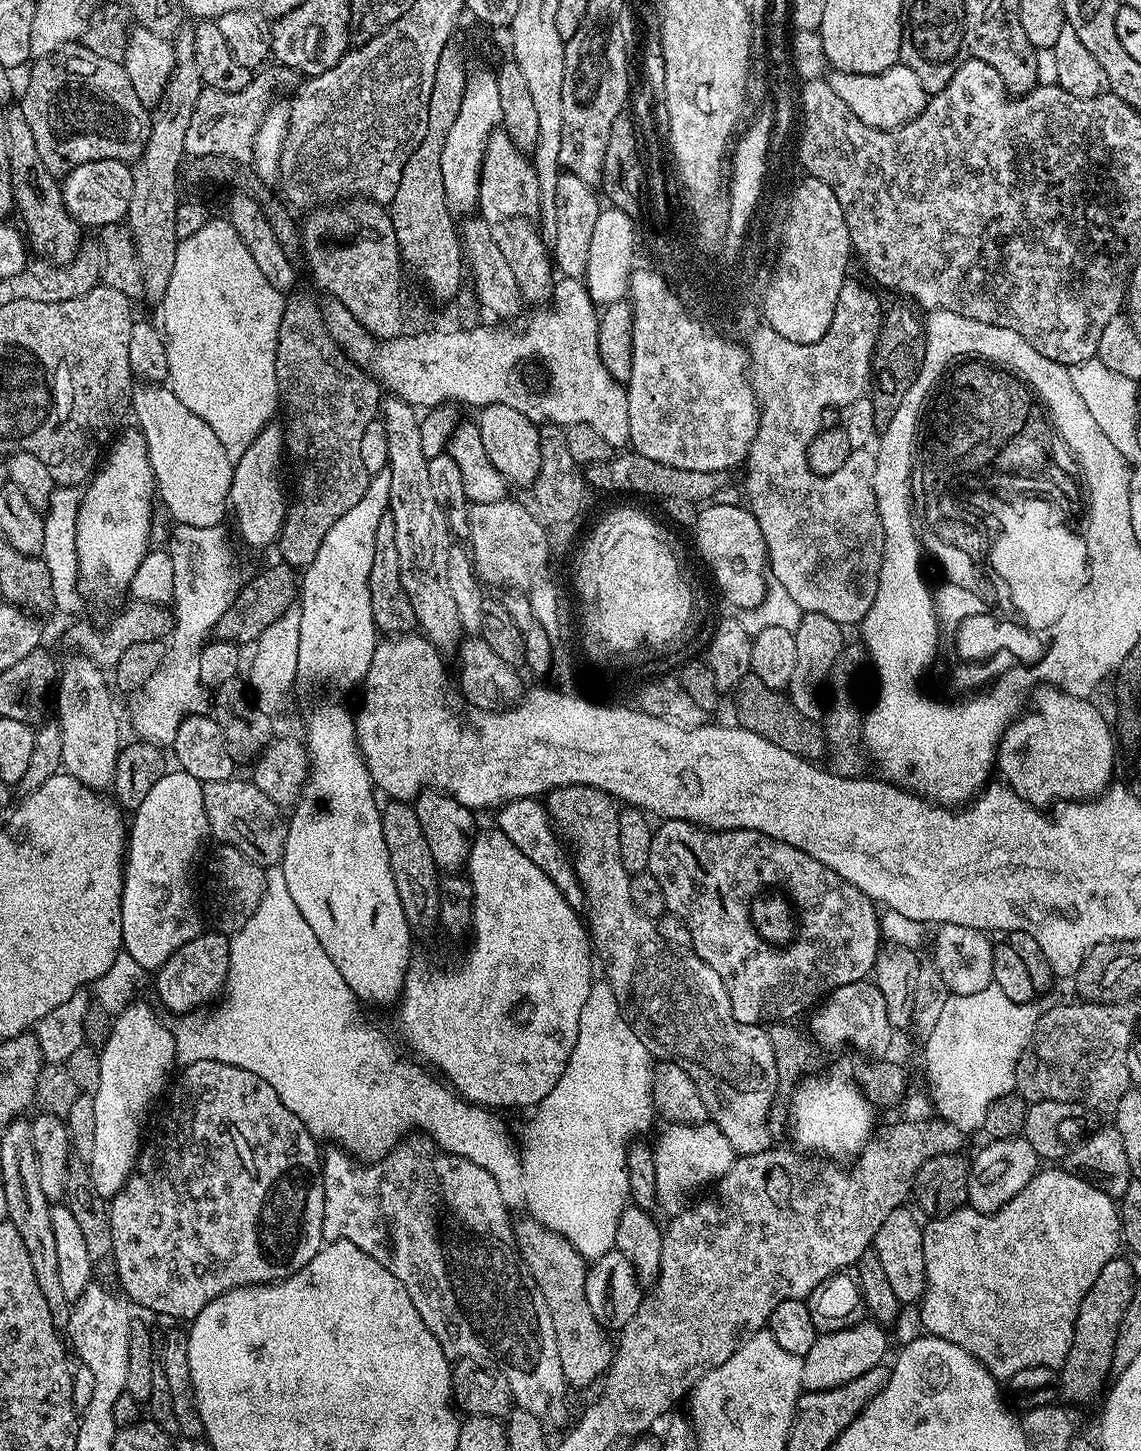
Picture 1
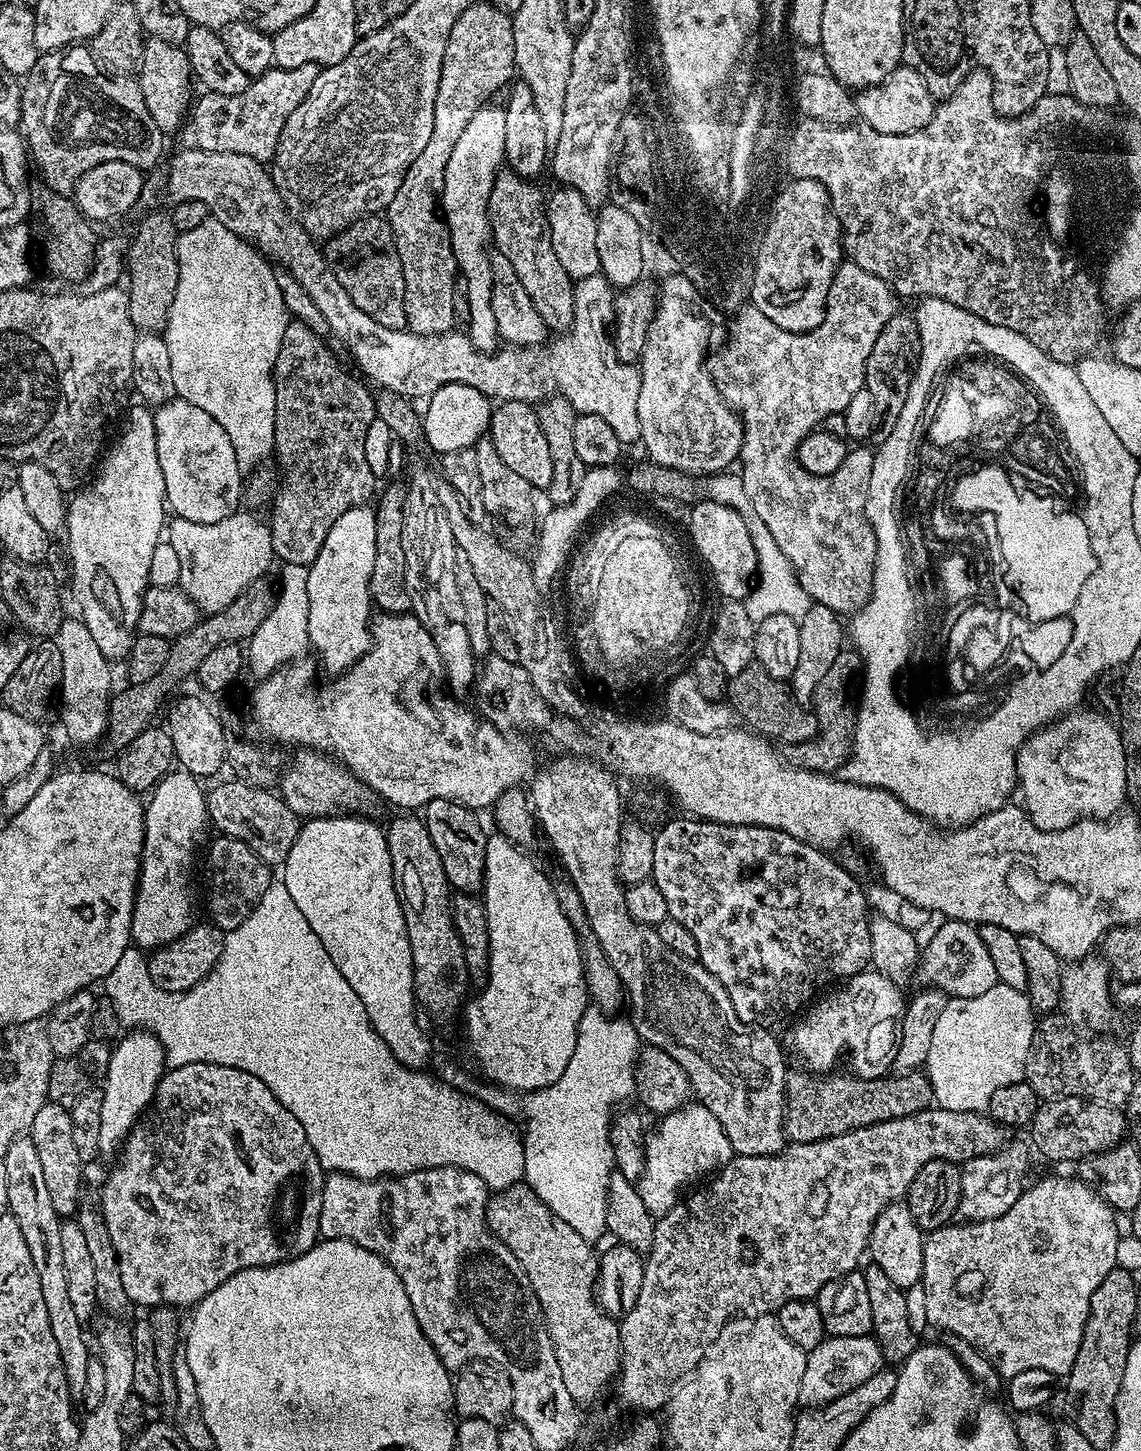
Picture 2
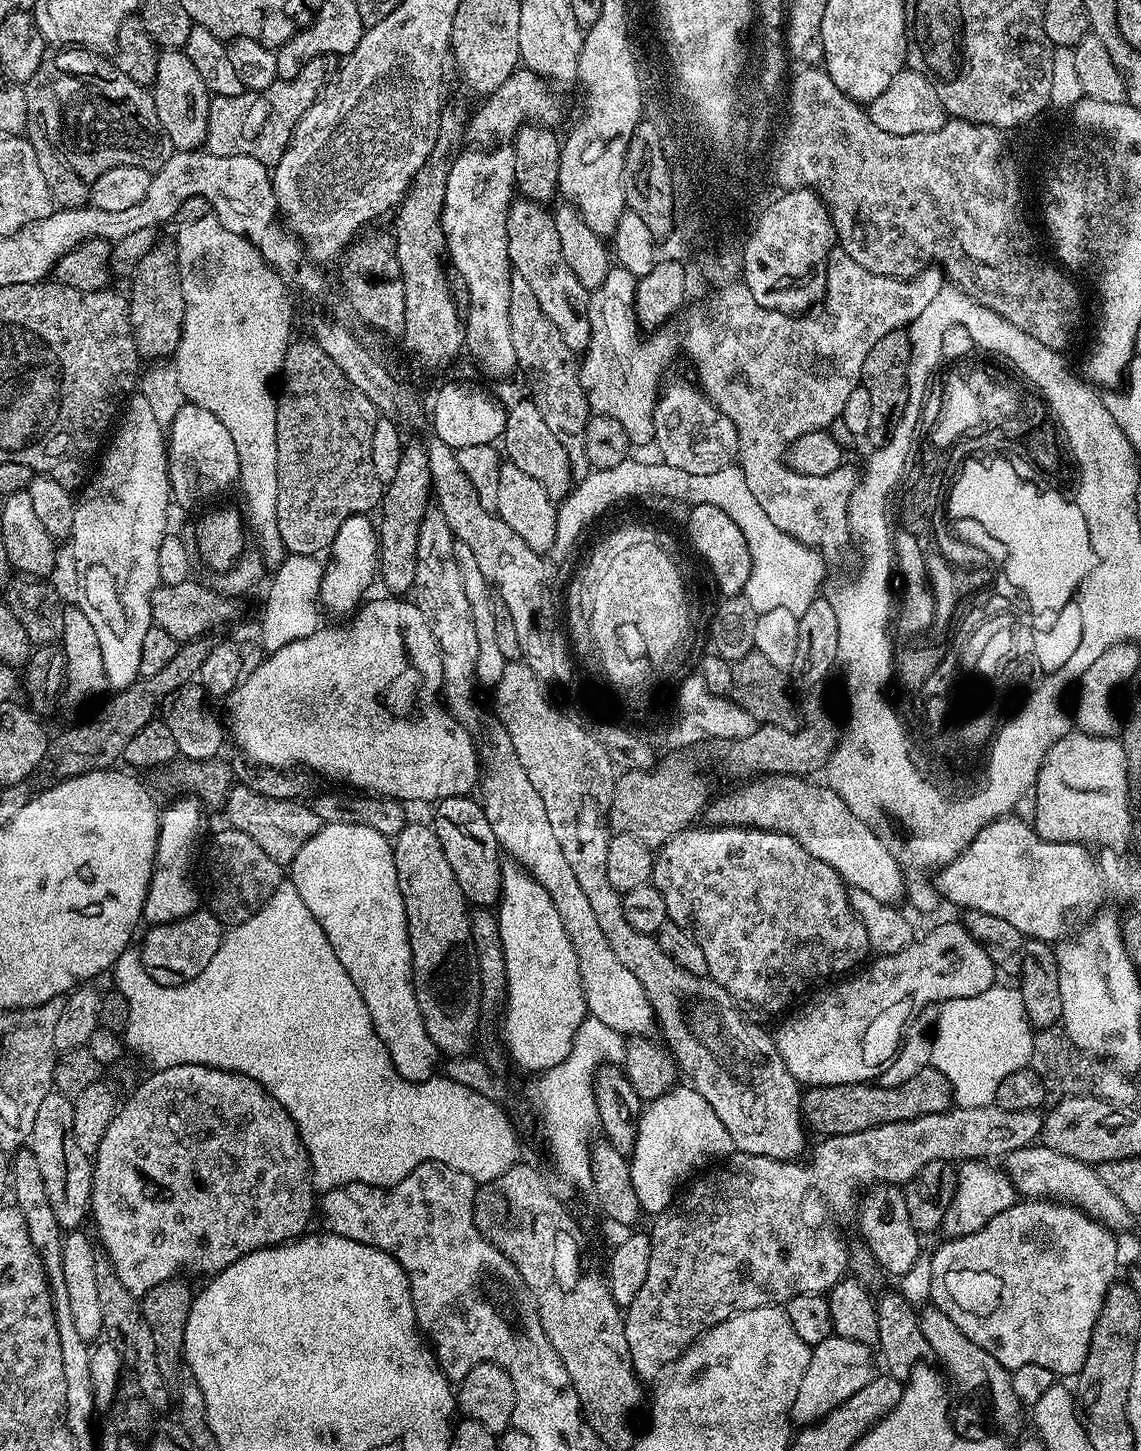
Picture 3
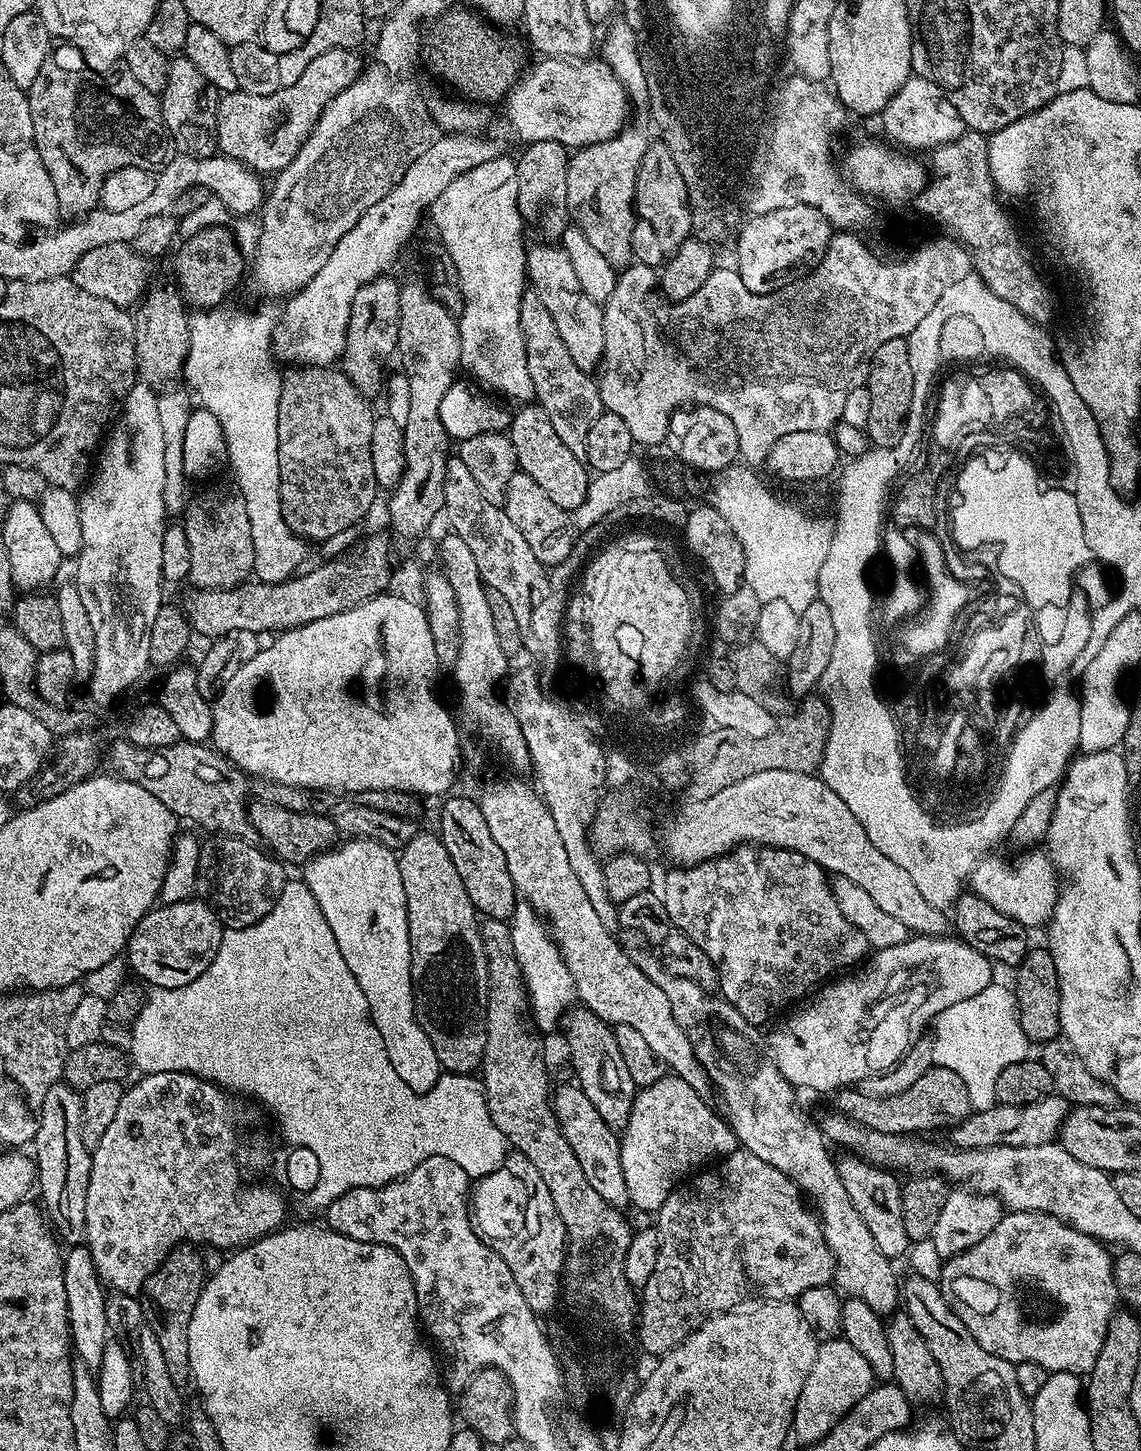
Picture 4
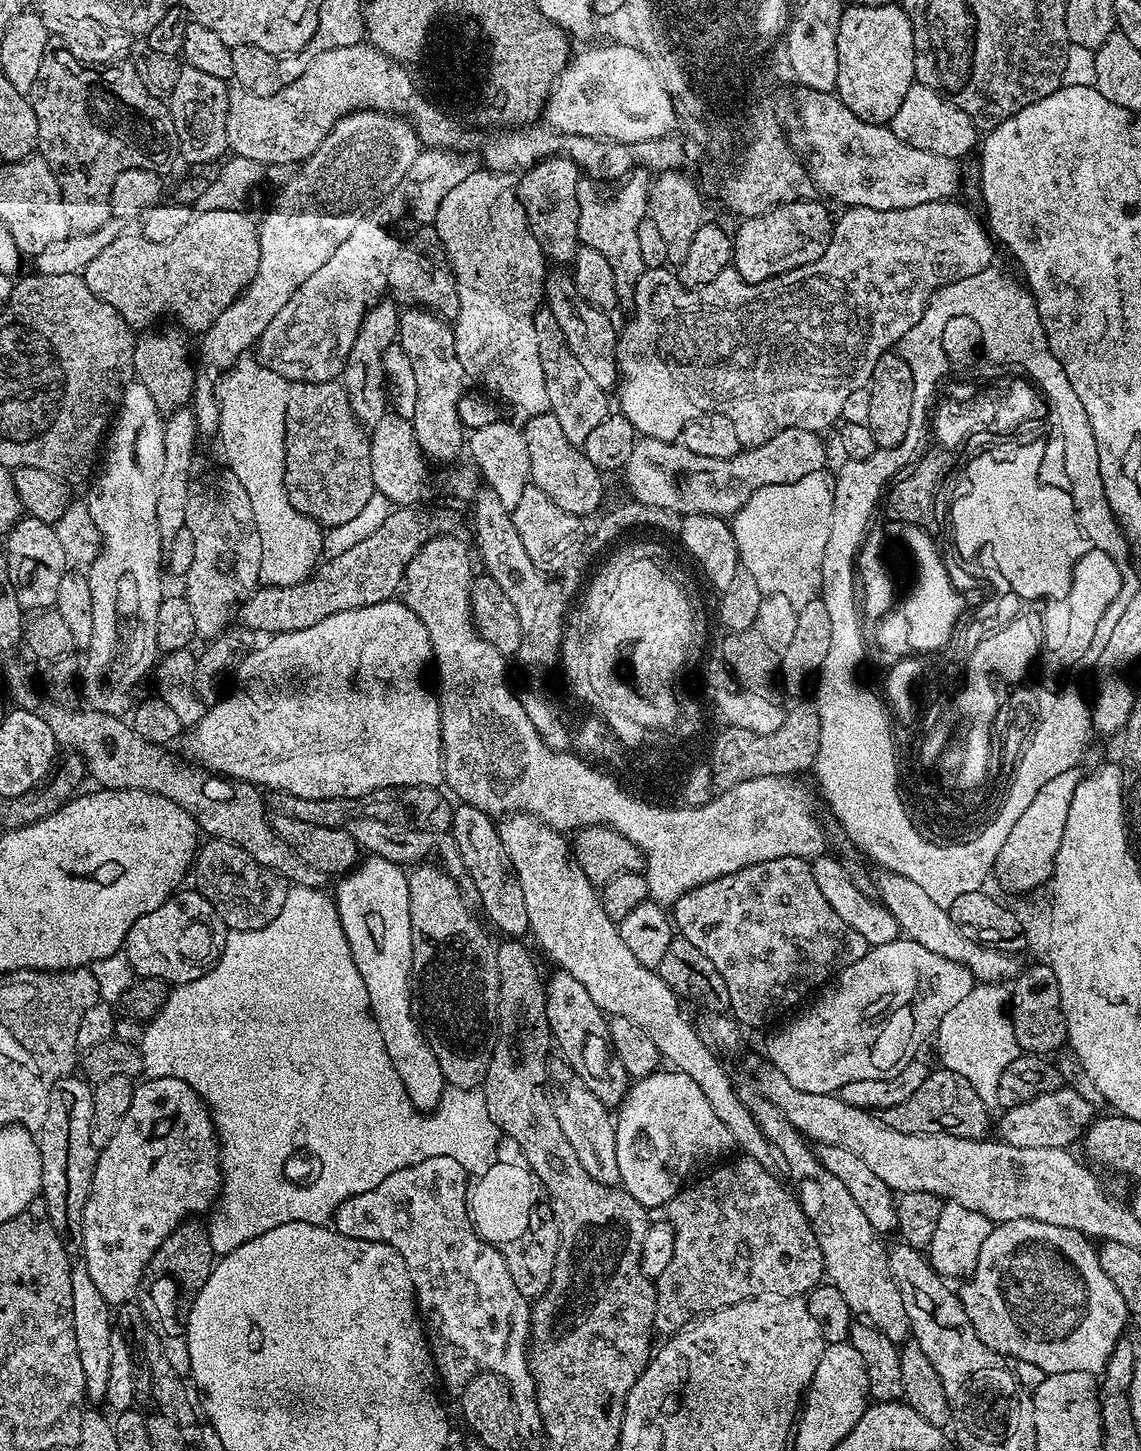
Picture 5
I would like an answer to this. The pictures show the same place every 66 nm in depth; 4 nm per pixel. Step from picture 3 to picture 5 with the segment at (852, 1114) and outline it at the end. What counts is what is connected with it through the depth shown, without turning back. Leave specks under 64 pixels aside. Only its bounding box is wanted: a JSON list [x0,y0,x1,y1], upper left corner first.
[882,1066,989,1140]

